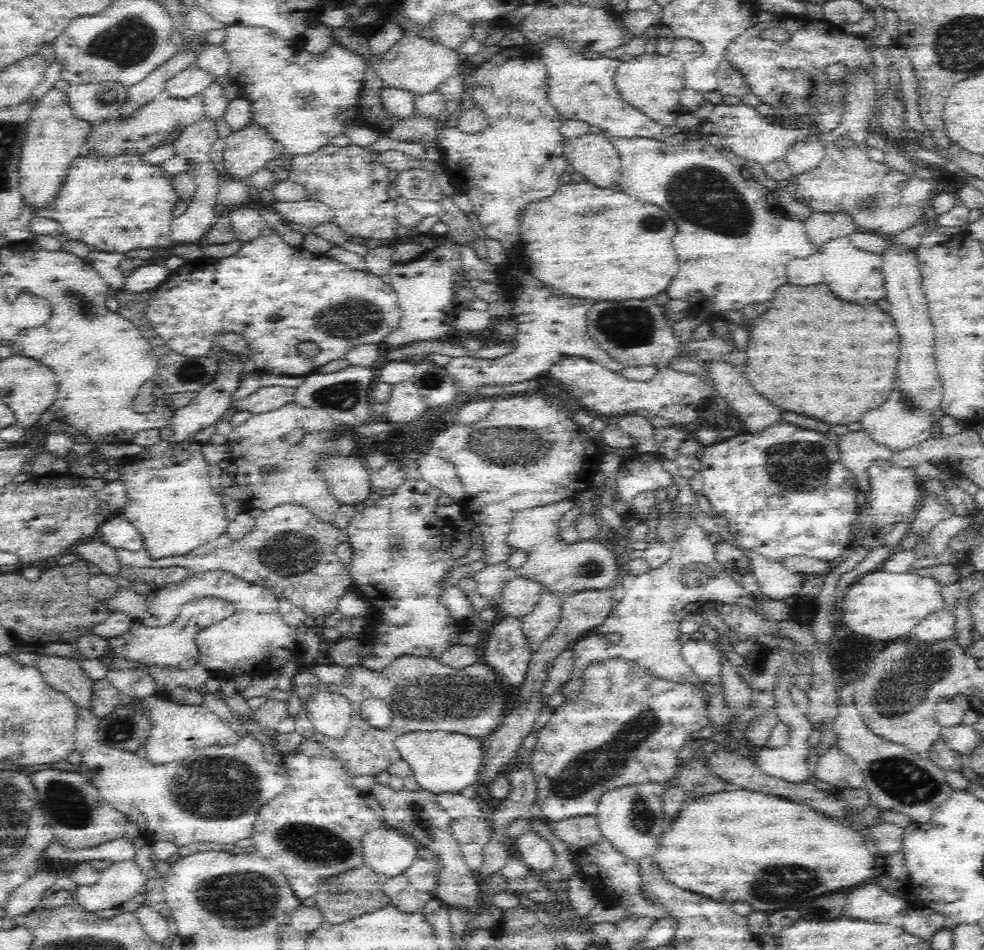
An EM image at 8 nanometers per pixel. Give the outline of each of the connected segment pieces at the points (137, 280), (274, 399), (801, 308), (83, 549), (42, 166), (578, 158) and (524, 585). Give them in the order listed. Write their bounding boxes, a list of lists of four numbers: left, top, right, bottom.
[[123,264,172,294],[233,386,296,415],[741,284,900,424],[71,540,122,576],[18,87,92,212],[563,131,621,188],[494,576,542,619]]

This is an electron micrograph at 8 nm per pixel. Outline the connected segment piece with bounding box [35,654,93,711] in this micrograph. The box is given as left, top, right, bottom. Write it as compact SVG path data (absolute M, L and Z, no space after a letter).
M39 654L37 655L35 667L40 669L45 681L54 690L67 694L77 707L91 710L93 680L87 677L85 670L78 665L78 661L75 661L74 658Z

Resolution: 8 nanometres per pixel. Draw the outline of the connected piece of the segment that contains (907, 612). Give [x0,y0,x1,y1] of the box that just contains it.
[838,569,946,640]

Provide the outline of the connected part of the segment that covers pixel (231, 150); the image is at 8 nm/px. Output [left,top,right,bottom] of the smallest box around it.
[222,122,283,180]

